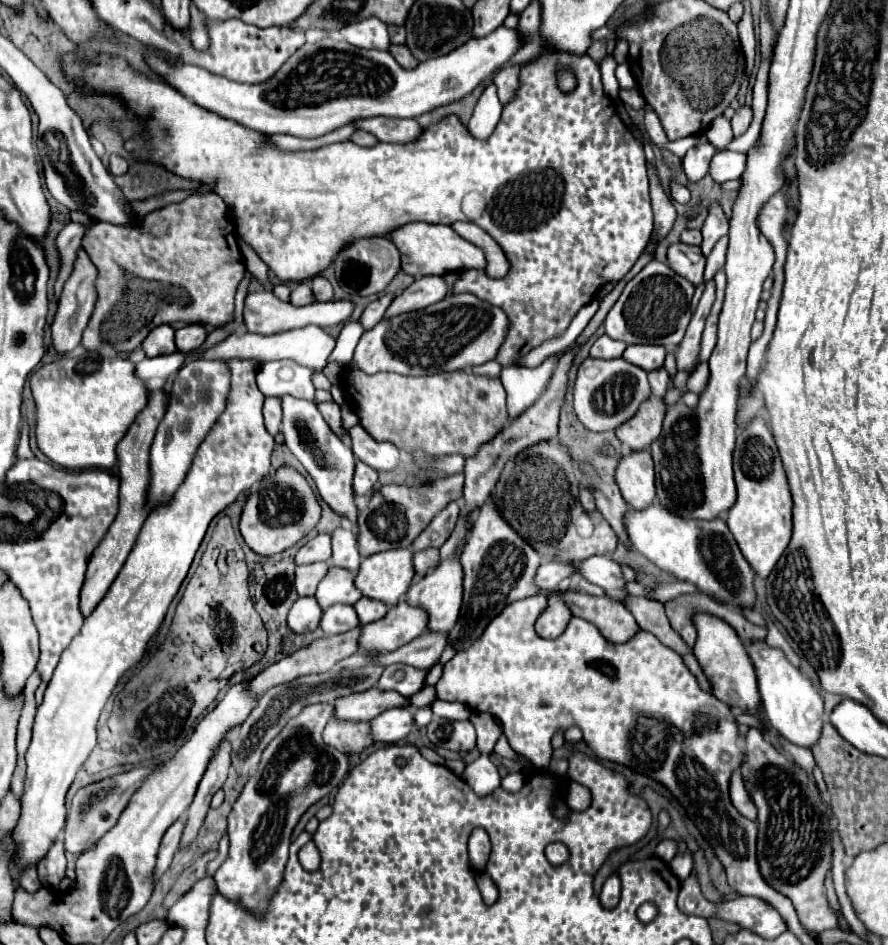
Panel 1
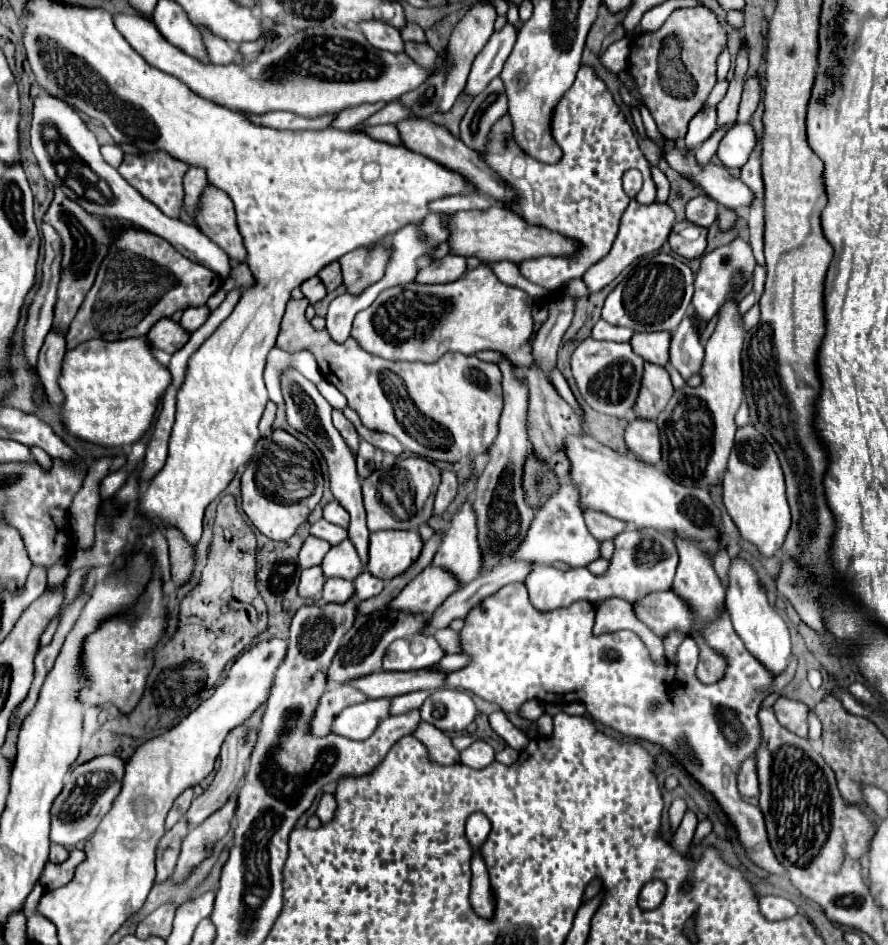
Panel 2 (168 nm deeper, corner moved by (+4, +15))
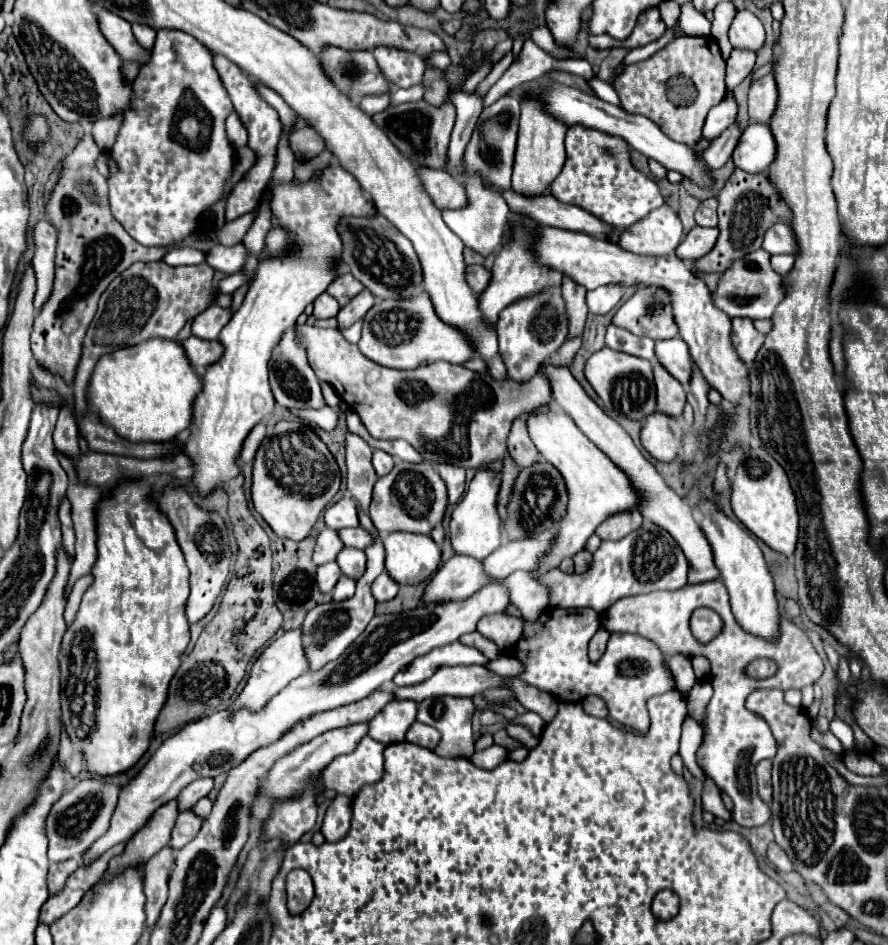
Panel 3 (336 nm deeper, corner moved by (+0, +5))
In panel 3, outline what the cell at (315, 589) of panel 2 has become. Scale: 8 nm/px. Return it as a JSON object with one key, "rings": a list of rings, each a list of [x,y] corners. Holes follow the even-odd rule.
{"rings":[[[328,562],[328,564],[320,566],[318,568],[318,576],[316,576],[320,590],[322,592],[330,592],[336,586],[336,582],[338,582],[340,576],[342,576],[340,574],[340,566],[336,566],[336,562]]]}

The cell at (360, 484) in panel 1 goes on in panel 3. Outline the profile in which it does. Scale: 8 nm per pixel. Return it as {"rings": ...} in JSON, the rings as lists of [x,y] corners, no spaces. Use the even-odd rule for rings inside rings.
{"rings":[[[376,450],[376,452],[374,452],[372,464],[374,464],[378,476],[384,476],[384,474],[388,474],[388,472],[394,468],[394,460],[392,460],[392,456],[386,454],[386,452],[382,452],[382,450]]]}

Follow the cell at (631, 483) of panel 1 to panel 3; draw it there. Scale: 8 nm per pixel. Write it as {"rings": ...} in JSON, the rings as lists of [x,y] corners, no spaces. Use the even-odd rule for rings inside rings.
{"rings":[[[652,412],[642,426],[644,448],[660,462],[670,462],[676,458],[682,446],[682,428],[676,418]]]}

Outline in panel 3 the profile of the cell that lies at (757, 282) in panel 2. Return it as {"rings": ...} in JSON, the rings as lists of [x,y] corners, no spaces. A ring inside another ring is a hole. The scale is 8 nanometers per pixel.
{"rings":[[[782,254],[772,256],[770,262],[775,272],[777,272],[778,274],[785,275],[792,269],[794,260],[794,255]]]}

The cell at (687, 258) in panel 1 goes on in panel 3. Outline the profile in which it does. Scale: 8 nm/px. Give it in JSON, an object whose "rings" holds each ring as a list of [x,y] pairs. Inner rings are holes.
{"rings":[[[692,228],[684,240],[680,242],[680,246],[676,248],[676,256],[680,260],[698,260],[702,256],[706,256],[712,246],[716,244],[718,240],[718,228]]]}

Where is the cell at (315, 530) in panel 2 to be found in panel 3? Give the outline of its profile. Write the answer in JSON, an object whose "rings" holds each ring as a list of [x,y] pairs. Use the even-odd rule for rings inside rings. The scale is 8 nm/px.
{"rings":[[[362,526],[340,530],[340,538],[346,546],[354,546],[354,548],[362,548],[362,550],[372,546],[372,542],[374,542],[372,534],[368,534],[368,530],[364,530]]]}

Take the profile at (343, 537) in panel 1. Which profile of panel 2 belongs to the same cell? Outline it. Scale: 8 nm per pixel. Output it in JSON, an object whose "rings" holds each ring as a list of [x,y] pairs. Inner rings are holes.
{"rings":[[[336,500],[330,502],[330,504],[324,508],[324,518],[326,518],[328,522],[332,522],[332,524],[340,524],[342,528],[348,528],[348,520],[350,520],[348,512],[346,512]]]}

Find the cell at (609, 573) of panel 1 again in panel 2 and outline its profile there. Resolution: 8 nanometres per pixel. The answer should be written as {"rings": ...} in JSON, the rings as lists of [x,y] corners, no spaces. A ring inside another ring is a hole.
{"rings":[[[562,482],[558,492],[552,494],[542,508],[536,512],[532,526],[524,538],[524,542],[518,546],[518,550],[512,554],[512,560],[526,560],[536,564],[552,564],[556,560],[576,566],[588,566],[590,562],[600,558],[600,542],[590,536],[586,530],[582,512],[580,512],[580,492],[572,488],[572,484]]]}

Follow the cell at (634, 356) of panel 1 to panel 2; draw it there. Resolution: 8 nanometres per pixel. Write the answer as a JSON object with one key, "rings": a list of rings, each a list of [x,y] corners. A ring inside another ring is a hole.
{"rings":[[[642,332],[634,334],[630,340],[630,346],[638,356],[642,356],[646,362],[660,366],[668,362],[668,344],[670,332]]]}

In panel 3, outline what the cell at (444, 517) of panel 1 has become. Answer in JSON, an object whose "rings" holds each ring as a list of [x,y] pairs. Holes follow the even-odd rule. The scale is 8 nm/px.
{"rings":[[[436,464],[436,470],[438,470],[438,474],[442,476],[442,480],[448,486],[450,504],[456,504],[460,500],[462,492],[464,492],[464,476],[466,476],[466,470],[460,468],[460,466],[448,466],[448,464]]]}

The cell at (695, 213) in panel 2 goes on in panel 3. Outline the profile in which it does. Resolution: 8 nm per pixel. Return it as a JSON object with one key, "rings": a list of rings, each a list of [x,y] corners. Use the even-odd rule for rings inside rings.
{"rings":[[[708,198],[706,202],[702,202],[698,212],[696,212],[696,224],[698,226],[710,226],[710,228],[718,226],[716,208],[718,208],[718,200],[716,198]]]}

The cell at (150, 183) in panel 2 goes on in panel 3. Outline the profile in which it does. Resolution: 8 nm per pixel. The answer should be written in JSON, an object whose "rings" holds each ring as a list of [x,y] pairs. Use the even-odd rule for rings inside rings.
{"rings":[[[160,30],[150,52],[150,62],[134,78],[132,98],[124,110],[116,142],[108,152],[118,166],[118,172],[108,178],[112,214],[134,240],[144,246],[170,246],[204,228],[204,212],[224,198],[226,182],[232,176],[234,146],[224,128],[224,120],[232,110],[228,92],[212,64],[212,52],[184,32]]]}

